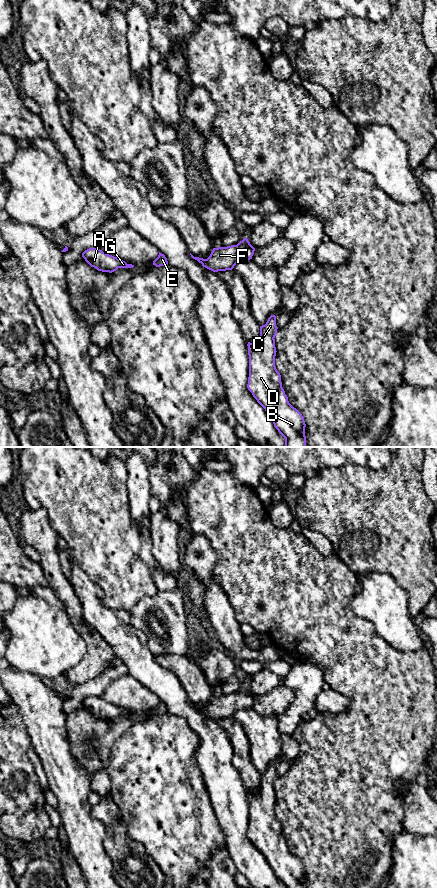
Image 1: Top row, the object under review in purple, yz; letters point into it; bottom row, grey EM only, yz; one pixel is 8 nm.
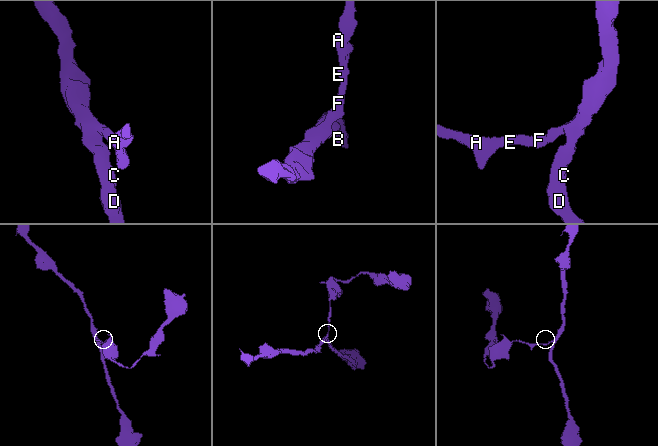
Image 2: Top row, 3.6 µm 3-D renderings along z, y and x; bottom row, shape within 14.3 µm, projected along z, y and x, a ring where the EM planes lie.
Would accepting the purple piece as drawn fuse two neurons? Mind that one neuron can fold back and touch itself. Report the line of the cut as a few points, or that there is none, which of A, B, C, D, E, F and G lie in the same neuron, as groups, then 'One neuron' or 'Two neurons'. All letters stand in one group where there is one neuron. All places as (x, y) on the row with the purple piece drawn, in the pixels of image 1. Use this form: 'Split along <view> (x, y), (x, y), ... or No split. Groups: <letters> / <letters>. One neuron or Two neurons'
No split. Groups: A B C D E F G. One neuron

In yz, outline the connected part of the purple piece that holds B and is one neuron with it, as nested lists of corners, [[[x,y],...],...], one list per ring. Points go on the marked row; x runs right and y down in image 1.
[[[271,315],[266,324],[260,326],[260,337],[255,343],[248,342],[249,377],[247,388],[257,402],[265,409],[274,427],[285,438],[285,447],[306,447],[305,421],[302,414],[288,401],[282,387],[281,375],[275,366],[276,316]]]

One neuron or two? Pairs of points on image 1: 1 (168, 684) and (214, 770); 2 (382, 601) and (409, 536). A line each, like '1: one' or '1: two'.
1: one
2: two

